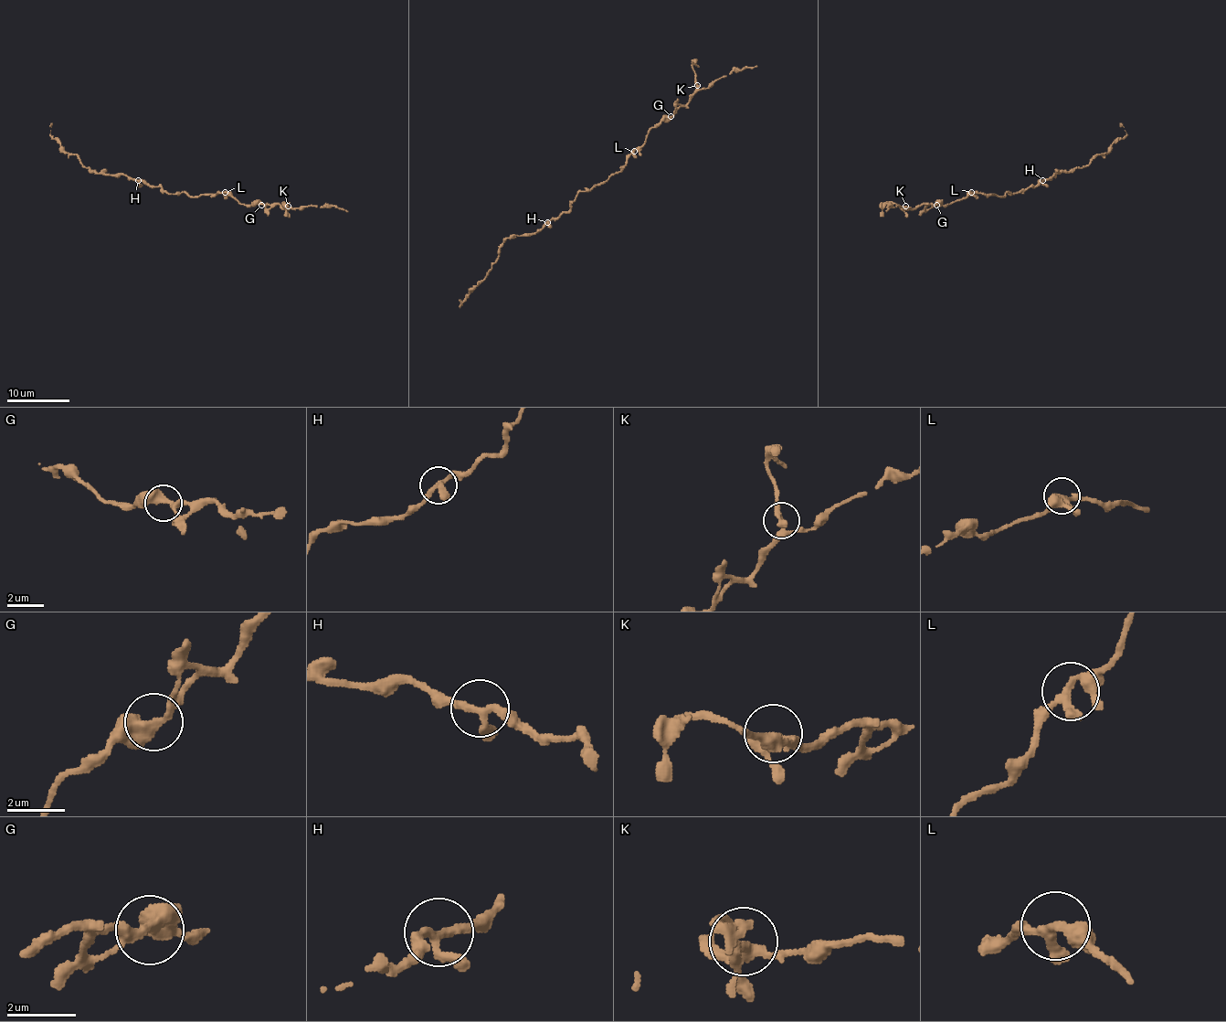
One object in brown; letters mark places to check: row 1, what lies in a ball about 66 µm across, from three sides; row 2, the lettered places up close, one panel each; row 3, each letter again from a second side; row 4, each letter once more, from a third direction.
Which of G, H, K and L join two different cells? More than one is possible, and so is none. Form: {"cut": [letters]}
{"cut": []}

